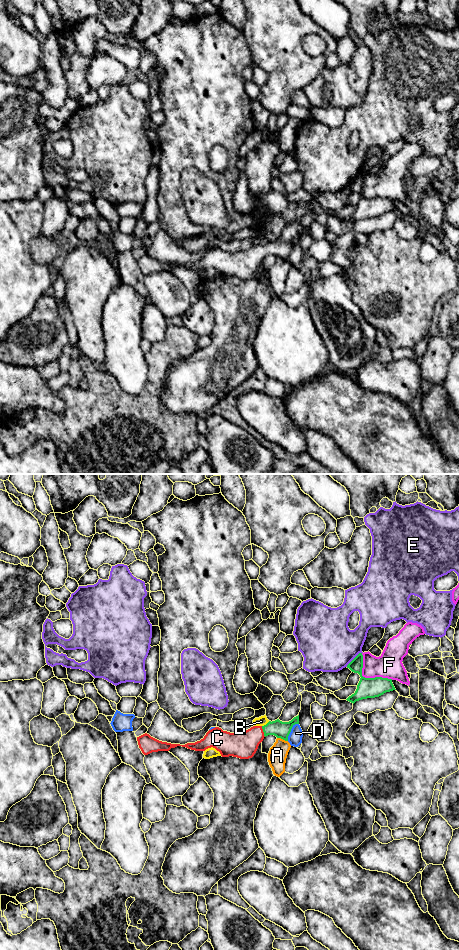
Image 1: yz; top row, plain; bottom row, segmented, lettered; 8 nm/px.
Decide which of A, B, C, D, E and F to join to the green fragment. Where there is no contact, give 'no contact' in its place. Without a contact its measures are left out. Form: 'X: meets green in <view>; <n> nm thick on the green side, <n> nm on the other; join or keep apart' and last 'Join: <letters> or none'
A: meets green in yz; 130 nm thick on the green side, 150 nm on the other; keep apart
B: meets green in yz; 130 nm thick on the green side, 80 nm on the other; keep apart
C: meets green in yz; 130 nm thick on the green side, 220 nm on the other; join
D: meets green in yz; 130 nm thick on the green side, 110 nm on the other; keep apart
E: meets green in yz; 150 nm thick on the green side, 440 nm on the other; keep apart
F: meets green in yz; 160 nm thick on the green side, 220 nm on the other; keep apart
Join: C

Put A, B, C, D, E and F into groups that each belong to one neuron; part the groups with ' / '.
A / B / C / D / E / F

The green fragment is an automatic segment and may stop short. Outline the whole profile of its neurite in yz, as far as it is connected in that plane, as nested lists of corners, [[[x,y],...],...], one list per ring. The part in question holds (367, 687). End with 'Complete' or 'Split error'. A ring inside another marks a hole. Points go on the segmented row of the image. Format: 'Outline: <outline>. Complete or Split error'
Outline: [[[359,653],[347,665],[347,668],[349,668],[354,673],[358,673],[361,677],[355,693],[346,699],[347,701],[353,704],[356,701],[362,699],[379,697],[386,692],[396,690],[392,683],[392,679],[382,678],[382,677],[365,678],[362,676],[362,668],[363,668],[362,653]]]. Complete

